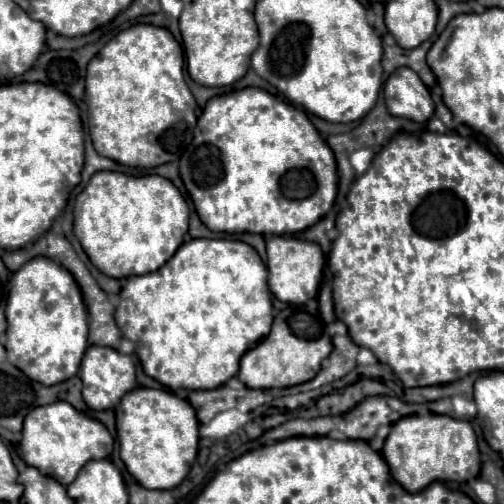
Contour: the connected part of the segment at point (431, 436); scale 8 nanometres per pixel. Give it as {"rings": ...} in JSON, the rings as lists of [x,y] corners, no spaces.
{"rings":[[[445,414],[405,416],[391,426],[391,434],[381,450],[391,468],[391,476],[409,492],[419,492],[427,484],[439,482],[467,482],[479,476],[481,458],[477,436],[467,420],[457,420]]]}

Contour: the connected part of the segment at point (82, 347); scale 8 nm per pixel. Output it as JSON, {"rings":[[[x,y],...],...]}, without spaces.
{"rings":[[[37,256],[23,264],[9,280],[7,316],[7,358],[27,378],[53,386],[73,378],[79,370],[83,352],[87,350],[87,308],[75,278],[67,268],[47,256]]]}

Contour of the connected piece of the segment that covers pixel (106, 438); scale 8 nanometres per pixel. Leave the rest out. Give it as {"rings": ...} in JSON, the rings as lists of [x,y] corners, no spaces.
{"rings":[[[53,402],[47,406],[33,408],[23,422],[23,440],[21,454],[29,466],[39,468],[41,472],[51,470],[53,478],[63,486],[71,484],[77,472],[89,460],[107,458],[113,450],[113,438],[103,422],[75,410],[69,402]]]}

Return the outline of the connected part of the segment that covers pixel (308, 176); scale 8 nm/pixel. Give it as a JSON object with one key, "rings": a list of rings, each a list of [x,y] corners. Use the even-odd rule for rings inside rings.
{"rings":[[[243,88],[243,90],[233,90],[229,94],[215,96],[207,102],[203,108],[203,114],[199,116],[197,122],[199,131],[194,131],[193,142],[199,146],[199,158],[183,160],[181,162],[181,178],[187,192],[191,194],[191,200],[195,204],[195,210],[201,218],[201,222],[213,230],[213,232],[253,232],[253,234],[295,234],[301,232],[309,226],[313,226],[317,220],[321,220],[333,206],[337,195],[337,164],[331,148],[327,148],[325,140],[319,136],[307,114],[299,108],[295,108],[289,102],[283,102],[281,98],[269,94],[263,88]]]}

